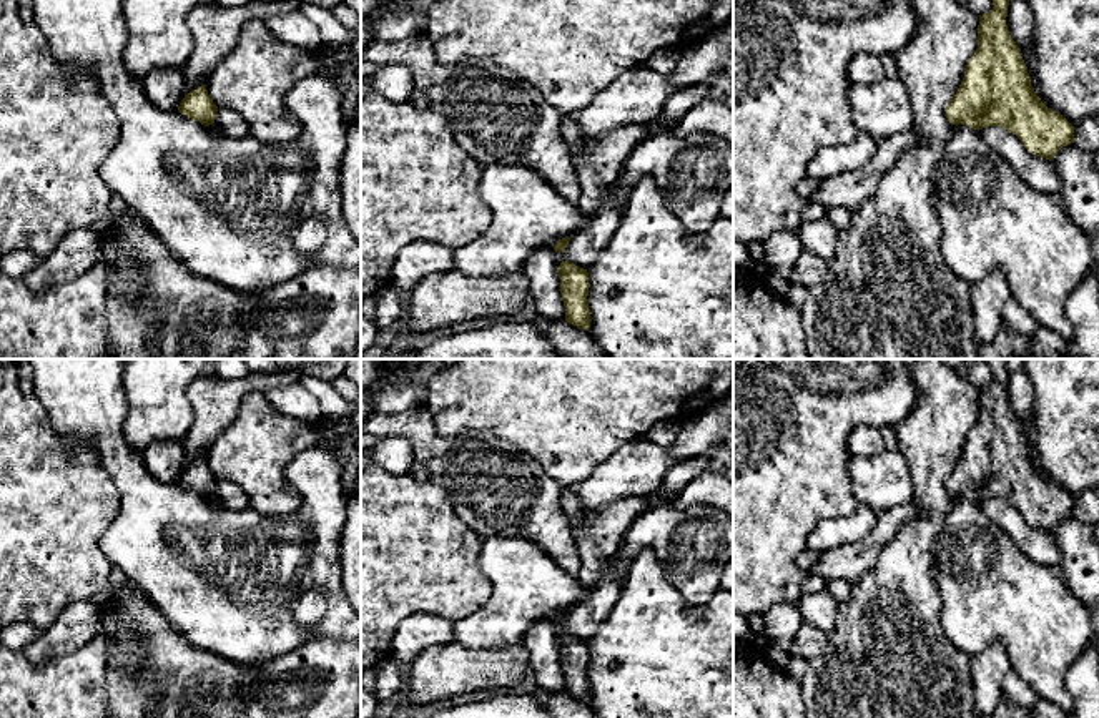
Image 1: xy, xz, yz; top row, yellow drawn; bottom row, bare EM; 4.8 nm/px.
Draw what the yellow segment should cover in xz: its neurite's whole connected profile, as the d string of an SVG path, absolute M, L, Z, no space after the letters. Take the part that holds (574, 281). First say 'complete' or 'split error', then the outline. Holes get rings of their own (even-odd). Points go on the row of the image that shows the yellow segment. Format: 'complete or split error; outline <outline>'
complete; outline M562 261L557 268L560 278L560 296L565 306L565 321L579 329L590 327L589 311L589 273L570 261Z

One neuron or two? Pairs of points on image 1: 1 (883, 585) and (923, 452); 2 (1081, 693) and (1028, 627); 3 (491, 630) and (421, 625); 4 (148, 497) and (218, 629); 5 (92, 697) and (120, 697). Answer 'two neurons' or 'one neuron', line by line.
1: one neuron
2: two neurons
3: two neurons
4: one neuron
5: two neurons

